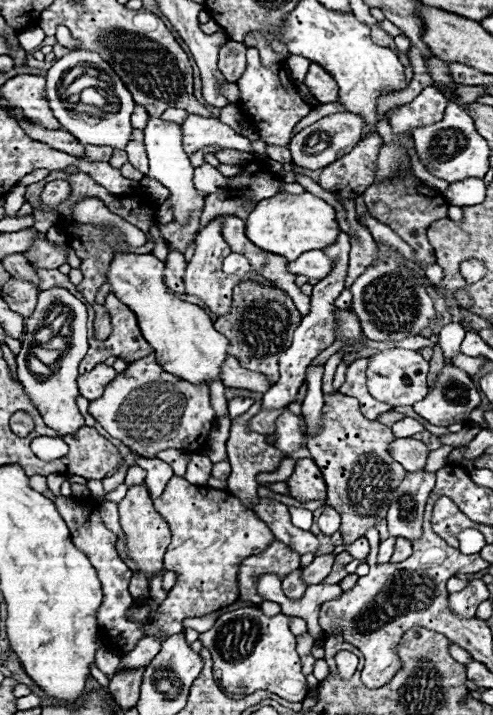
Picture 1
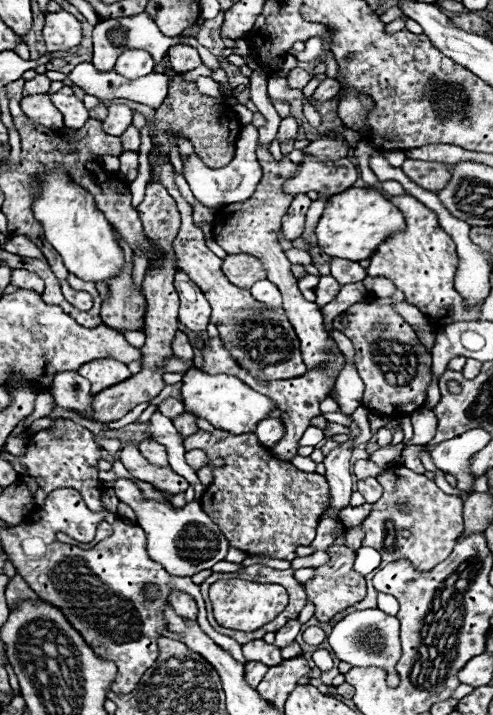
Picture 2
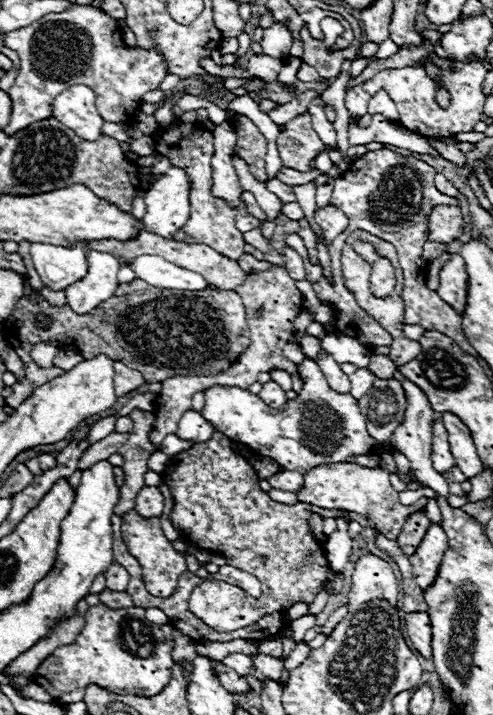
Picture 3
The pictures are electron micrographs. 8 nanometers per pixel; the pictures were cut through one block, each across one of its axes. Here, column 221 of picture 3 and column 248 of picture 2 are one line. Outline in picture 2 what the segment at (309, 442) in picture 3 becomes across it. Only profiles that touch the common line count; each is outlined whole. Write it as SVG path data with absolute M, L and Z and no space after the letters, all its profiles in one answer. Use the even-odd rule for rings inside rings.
M190 368L182 378L182 402L186 412L194 412L196 416L208 420L212 426L222 428L226 432L242 434L252 432L254 426L268 418L268 412L276 408L276 404L264 394L252 390L248 384L228 374L206 374L198 368Z

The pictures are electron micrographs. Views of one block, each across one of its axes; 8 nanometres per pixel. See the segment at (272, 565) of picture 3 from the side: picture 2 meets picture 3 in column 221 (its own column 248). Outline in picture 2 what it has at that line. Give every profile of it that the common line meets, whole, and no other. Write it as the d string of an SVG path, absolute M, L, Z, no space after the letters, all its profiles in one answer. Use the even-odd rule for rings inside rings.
M214 428L214 432L198 430L184 440L186 450L200 448L208 454L208 460L224 458L226 466L214 468L214 482L206 488L202 496L202 510L218 524L224 536L230 540L230 546L246 552L248 556L272 556L280 560L294 560L298 546L308 546L316 536L316 526L320 514L328 508L328 482L322 474L308 474L292 466L290 462L278 460L272 452L256 440L252 432L248 434L230 434L226 430ZM218 580L210 586L210 602L216 622L224 628L254 632L260 626L272 622L288 604L288 592L280 584L260 584L248 580Z

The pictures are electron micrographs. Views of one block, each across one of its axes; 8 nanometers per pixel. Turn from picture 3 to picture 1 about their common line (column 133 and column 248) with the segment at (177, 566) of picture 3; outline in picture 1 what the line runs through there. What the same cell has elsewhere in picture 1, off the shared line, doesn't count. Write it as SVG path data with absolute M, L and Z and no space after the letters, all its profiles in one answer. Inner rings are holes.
M180 476L170 478L164 494L154 500L154 508L172 530L172 542L164 556L164 570L176 572L176 584L158 606L152 626L170 636L184 628L184 618L210 614L238 600L236 576L240 560L254 552L262 552L274 540L274 534L252 510L244 508L240 500L226 490L194 486Z

